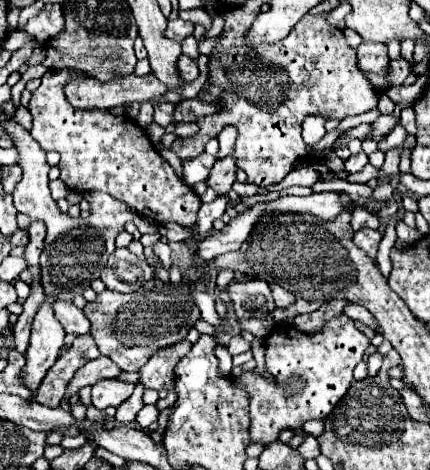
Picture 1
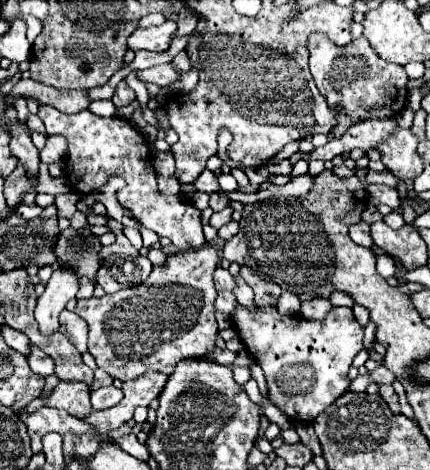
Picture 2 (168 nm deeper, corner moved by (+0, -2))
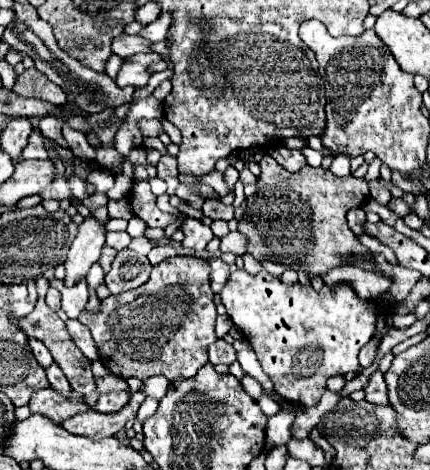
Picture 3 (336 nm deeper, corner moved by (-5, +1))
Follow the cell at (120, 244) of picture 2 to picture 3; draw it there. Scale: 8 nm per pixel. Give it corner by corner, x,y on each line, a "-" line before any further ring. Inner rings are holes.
105,246
103,248
103,254
101,254
99,264
102,267
105,274
110,271
111,264
117,256
117,250
113,250
113,248
109,248
109,246

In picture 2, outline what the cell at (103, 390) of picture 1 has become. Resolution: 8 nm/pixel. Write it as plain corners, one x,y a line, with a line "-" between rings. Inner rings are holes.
114,385
112,387
100,387
100,389
92,391
92,395
90,395
94,409
114,407
116,403
120,403
120,399
122,399
122,389
114,387

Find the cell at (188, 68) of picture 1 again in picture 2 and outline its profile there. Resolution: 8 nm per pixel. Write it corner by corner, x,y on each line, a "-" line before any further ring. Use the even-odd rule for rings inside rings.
164,63
164,65
152,67
152,69
138,71
138,79
140,79
140,81
144,81
144,83
156,83
156,85
160,85
160,87
168,87
168,85
172,85
174,81
178,81
180,77
182,77
182,73
176,71
172,63

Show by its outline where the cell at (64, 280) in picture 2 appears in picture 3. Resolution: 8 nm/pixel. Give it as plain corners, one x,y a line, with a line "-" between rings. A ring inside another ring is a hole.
89,216
79,224
79,232
69,248
69,258
65,262
67,286
75,286
81,278
87,276
87,270
99,262
101,248
105,244
105,222

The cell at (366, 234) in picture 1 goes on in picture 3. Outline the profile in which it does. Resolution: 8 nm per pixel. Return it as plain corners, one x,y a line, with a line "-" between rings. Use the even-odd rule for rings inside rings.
363,208
349,210
347,212
347,222
349,222
349,228
355,234
363,234
363,224
365,224
365,212
363,212

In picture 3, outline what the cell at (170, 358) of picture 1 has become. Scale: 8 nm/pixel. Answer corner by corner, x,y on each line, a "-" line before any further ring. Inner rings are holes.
137,390
137,392
133,392
131,400
119,412
105,416
95,410
83,410
83,412
75,414
73,418
65,420
61,426
71,434
81,434
81,436
87,436
93,440
109,438
109,436
115,436
119,430
123,430
125,422
135,420
137,410
143,404
143,400
145,400
145,394
141,390

